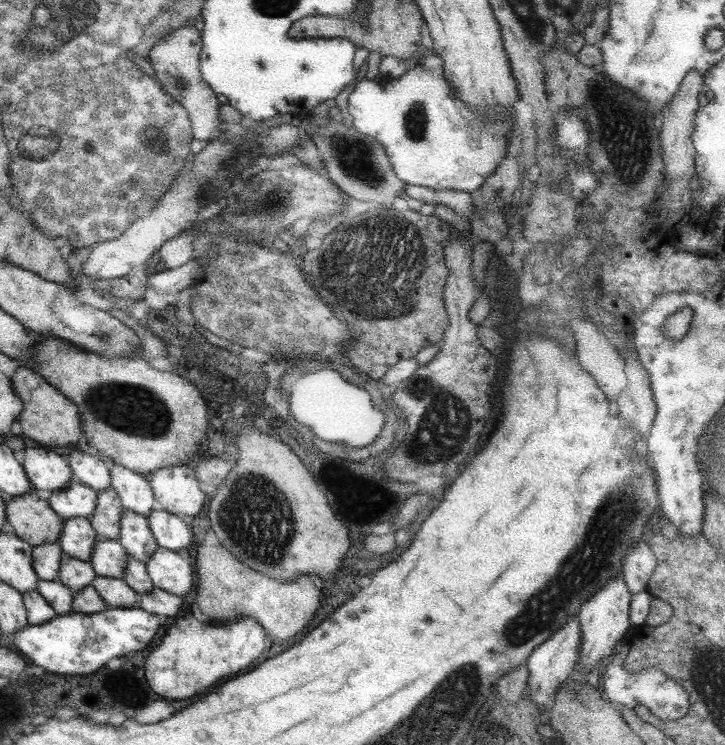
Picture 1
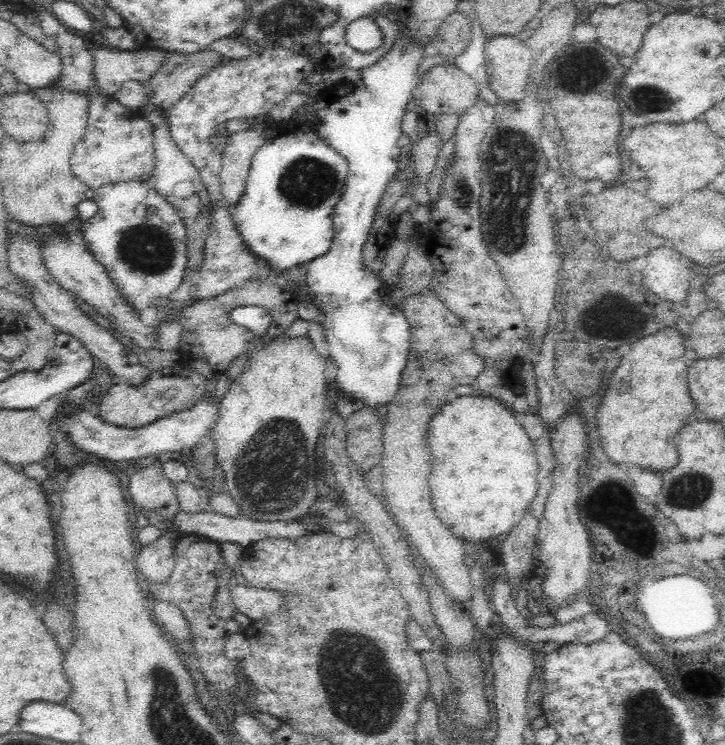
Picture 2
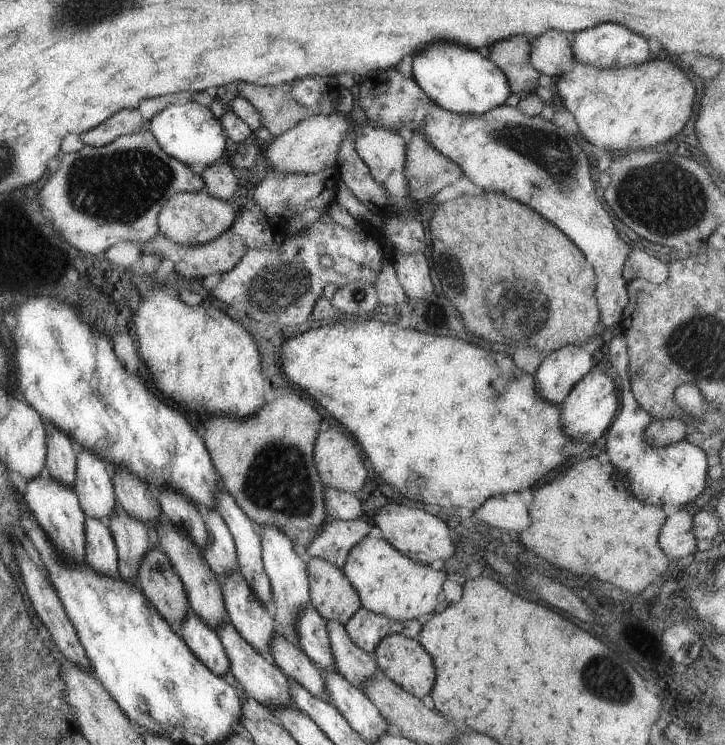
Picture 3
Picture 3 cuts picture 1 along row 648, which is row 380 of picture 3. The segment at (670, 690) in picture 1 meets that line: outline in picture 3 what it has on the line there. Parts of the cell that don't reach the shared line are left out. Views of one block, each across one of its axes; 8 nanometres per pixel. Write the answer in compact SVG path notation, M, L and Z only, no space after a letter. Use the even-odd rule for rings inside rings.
M606 335L607 347L600 361L609 361L609 364L616 368L619 376L619 390L621 390L621 408L619 414L613 417L607 428L607 454L609 462L617 470L625 472L627 490L633 498L645 500L649 504L663 507L665 504L683 508L689 506L691 501L705 488L707 464L706 454L695 445L687 441L677 441L665 446L651 447L647 442L644 433L647 426L652 422L651 416L633 396L628 382L628 350L624 336Z

